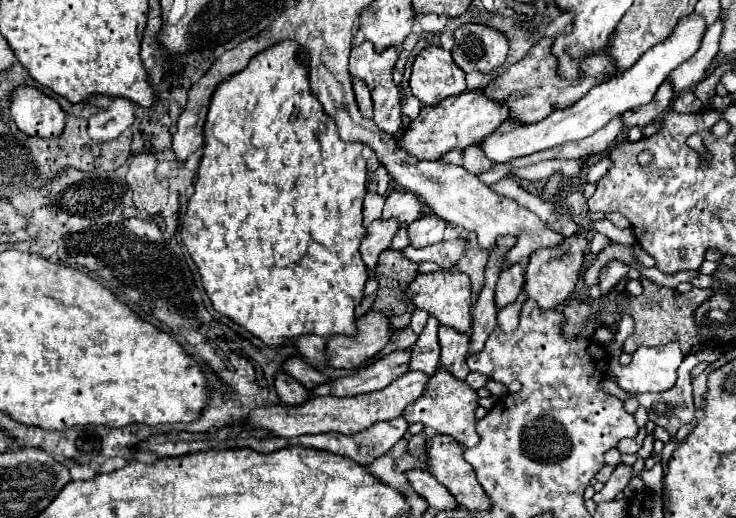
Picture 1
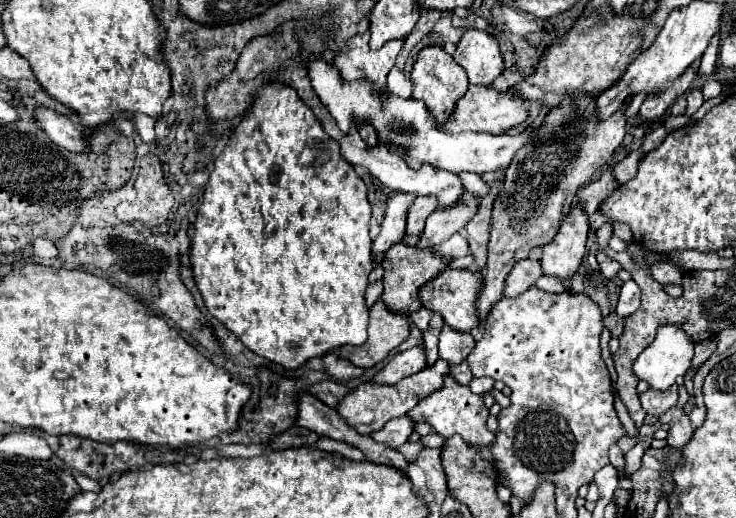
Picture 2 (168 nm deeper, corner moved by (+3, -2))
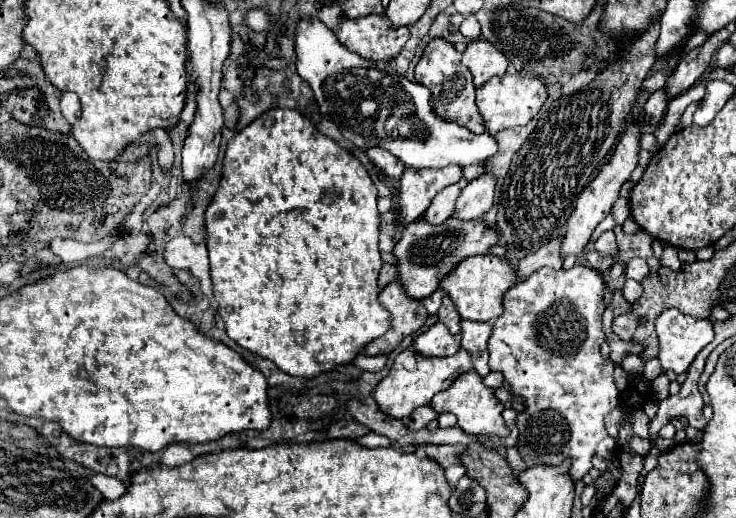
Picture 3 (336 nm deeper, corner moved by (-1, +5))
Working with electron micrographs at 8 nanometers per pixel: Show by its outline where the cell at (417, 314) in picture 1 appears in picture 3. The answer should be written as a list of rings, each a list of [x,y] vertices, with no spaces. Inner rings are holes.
[[[436,290],[434,294],[430,294],[428,298],[424,298],[424,300],[422,300],[422,304],[424,304],[424,306],[426,306],[426,310],[428,310],[428,314],[436,314],[436,312],[438,312],[442,296],[444,296],[444,292],[442,292],[442,290]]]

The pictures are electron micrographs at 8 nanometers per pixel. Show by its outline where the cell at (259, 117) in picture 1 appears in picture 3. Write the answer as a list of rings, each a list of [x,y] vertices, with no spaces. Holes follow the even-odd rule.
[[[270,108],[268,112],[260,114],[252,124],[248,124],[242,132],[238,132],[226,150],[226,158],[238,160],[238,168],[230,170],[224,168],[220,186],[208,204],[206,210],[206,246],[210,254],[210,276],[212,276],[212,288],[214,288],[214,298],[218,304],[218,314],[222,316],[226,324],[228,336],[238,342],[242,348],[260,354],[262,358],[272,360],[280,370],[292,374],[292,376],[304,376],[312,378],[320,372],[334,370],[338,364],[348,364],[352,362],[362,348],[380,338],[388,326],[390,326],[390,314],[380,306],[378,302],[378,272],[382,268],[380,260],[380,250],[378,250],[378,208],[376,208],[376,198],[378,192],[372,184],[372,178],[368,176],[366,168],[358,158],[354,158],[348,150],[340,148],[332,138],[324,136],[316,126],[312,124],[310,118],[306,118],[300,110],[296,108]]]

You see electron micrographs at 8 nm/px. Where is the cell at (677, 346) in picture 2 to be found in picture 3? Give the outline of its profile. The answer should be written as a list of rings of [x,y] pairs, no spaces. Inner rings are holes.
[[[676,308],[664,310],[658,318],[656,318],[656,332],[658,332],[658,360],[664,372],[672,370],[676,374],[684,374],[688,370],[688,366],[692,364],[692,360],[696,358],[696,354],[714,338],[714,330],[712,330],[712,322],[710,320],[698,320],[692,316],[686,316],[682,312],[678,312]]]

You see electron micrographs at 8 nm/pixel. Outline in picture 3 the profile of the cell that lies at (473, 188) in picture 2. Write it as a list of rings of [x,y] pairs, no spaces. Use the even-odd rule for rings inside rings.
[[[446,166],[442,170],[404,170],[400,180],[400,192],[396,196],[398,202],[398,226],[408,226],[410,222],[418,220],[424,210],[430,206],[430,200],[436,196],[438,190],[464,182],[460,166]]]

